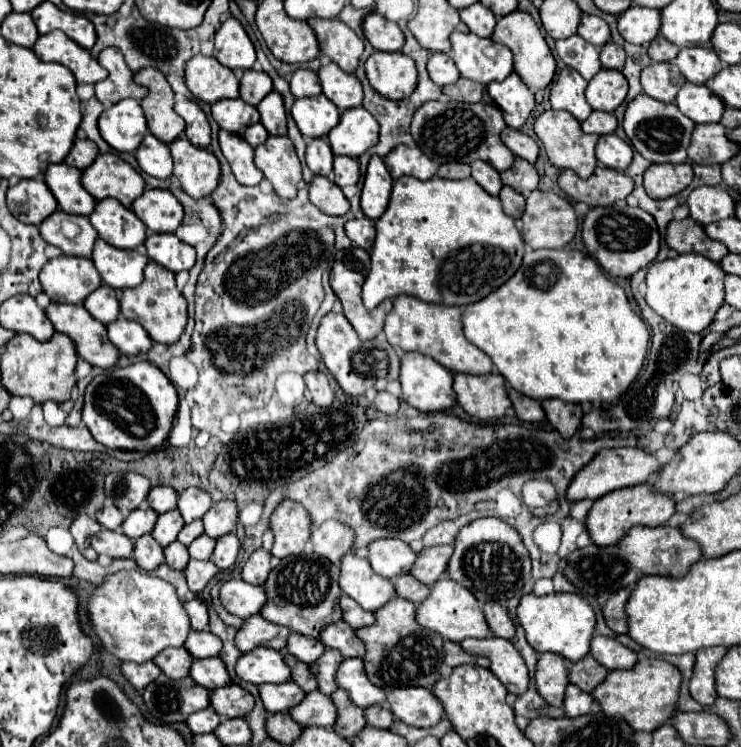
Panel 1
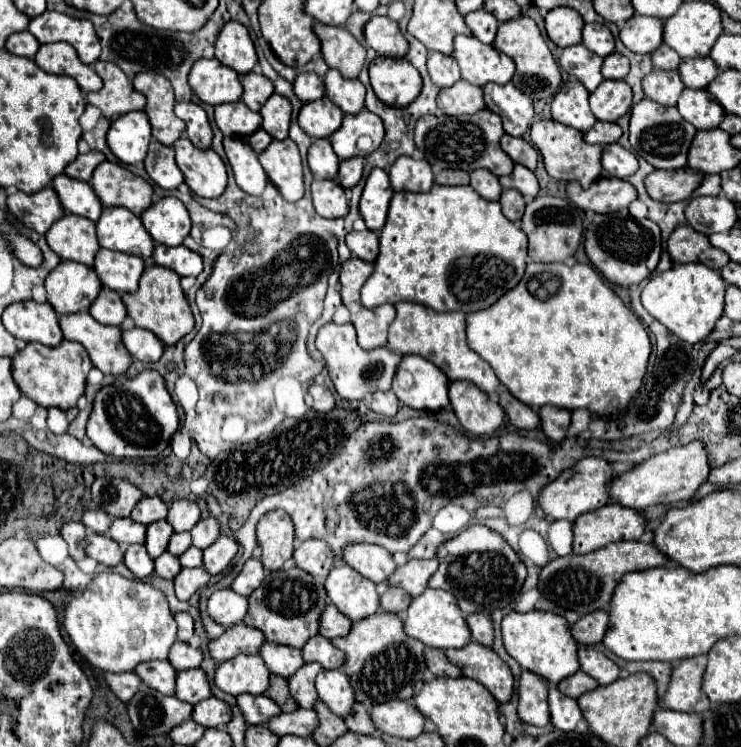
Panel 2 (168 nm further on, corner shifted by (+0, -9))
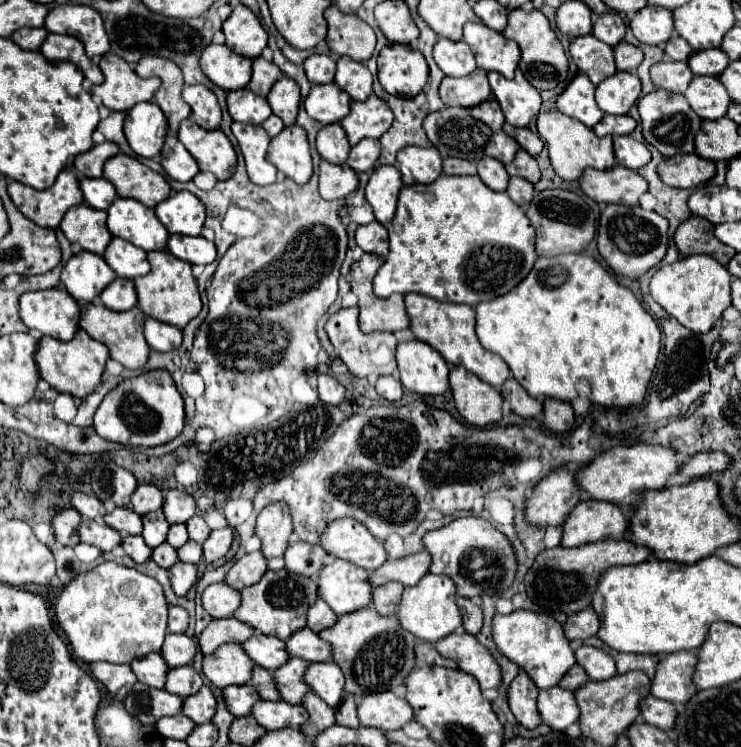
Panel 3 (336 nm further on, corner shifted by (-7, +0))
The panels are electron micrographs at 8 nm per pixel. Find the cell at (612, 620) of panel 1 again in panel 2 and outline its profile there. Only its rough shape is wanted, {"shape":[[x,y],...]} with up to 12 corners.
{"shape":[[594,611],[572,625],[578,643],[600,643],[608,611]]}

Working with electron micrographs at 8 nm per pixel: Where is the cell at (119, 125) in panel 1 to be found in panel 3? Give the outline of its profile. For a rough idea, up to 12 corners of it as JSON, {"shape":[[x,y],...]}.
{"shape":[[139,102],[125,136],[141,158],[161,154],[167,118],[155,102]]}

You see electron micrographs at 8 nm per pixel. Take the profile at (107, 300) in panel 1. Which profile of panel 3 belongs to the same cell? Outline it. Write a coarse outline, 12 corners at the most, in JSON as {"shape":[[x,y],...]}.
{"shape":[[115,278],[101,300],[109,310],[125,312],[137,304],[133,280]]}

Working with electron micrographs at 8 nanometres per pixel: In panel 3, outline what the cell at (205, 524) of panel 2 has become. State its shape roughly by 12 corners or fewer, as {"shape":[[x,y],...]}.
{"shape":[[203,516],[185,522],[189,538],[205,542],[211,532]]}

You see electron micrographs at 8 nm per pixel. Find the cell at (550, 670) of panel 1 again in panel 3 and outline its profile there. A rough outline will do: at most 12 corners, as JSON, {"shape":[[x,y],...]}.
{"shape":[[527,674],[509,686],[515,720],[533,730],[541,724],[535,708],[537,686]]}

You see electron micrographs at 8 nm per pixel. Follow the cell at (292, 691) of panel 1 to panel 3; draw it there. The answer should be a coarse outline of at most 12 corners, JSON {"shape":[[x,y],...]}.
{"shape":[[251,684],[221,690],[233,716],[251,714],[259,694]]}

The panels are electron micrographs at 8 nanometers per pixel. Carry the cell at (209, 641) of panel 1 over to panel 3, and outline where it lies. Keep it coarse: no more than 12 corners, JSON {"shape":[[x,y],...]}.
{"shape":[[167,634],[161,654],[169,668],[191,664],[197,642]]}

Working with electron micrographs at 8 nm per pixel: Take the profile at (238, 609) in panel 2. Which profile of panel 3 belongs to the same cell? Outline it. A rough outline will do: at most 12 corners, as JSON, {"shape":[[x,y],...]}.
{"shape":[[225,582],[203,590],[201,604],[211,618],[229,618],[241,596]]}

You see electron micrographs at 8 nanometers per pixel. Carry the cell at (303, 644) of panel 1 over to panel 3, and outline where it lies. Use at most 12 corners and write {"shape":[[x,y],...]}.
{"shape":[[255,632],[241,642],[245,654],[275,672],[287,662],[285,642]]}

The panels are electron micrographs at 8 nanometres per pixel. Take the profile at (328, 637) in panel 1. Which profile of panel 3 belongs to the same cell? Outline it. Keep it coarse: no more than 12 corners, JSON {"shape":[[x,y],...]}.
{"shape":[[303,628],[287,638],[287,654],[329,662],[331,646]]}

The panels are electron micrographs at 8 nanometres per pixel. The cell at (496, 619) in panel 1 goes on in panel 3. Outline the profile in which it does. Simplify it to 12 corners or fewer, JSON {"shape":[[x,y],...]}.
{"shape":[[457,596],[463,628],[477,634],[483,624],[481,608]]}

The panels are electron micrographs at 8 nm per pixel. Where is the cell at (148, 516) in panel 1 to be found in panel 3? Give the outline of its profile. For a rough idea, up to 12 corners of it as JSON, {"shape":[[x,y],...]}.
{"shape":[[131,508],[107,512],[105,524],[121,536],[141,534],[141,516]]}

